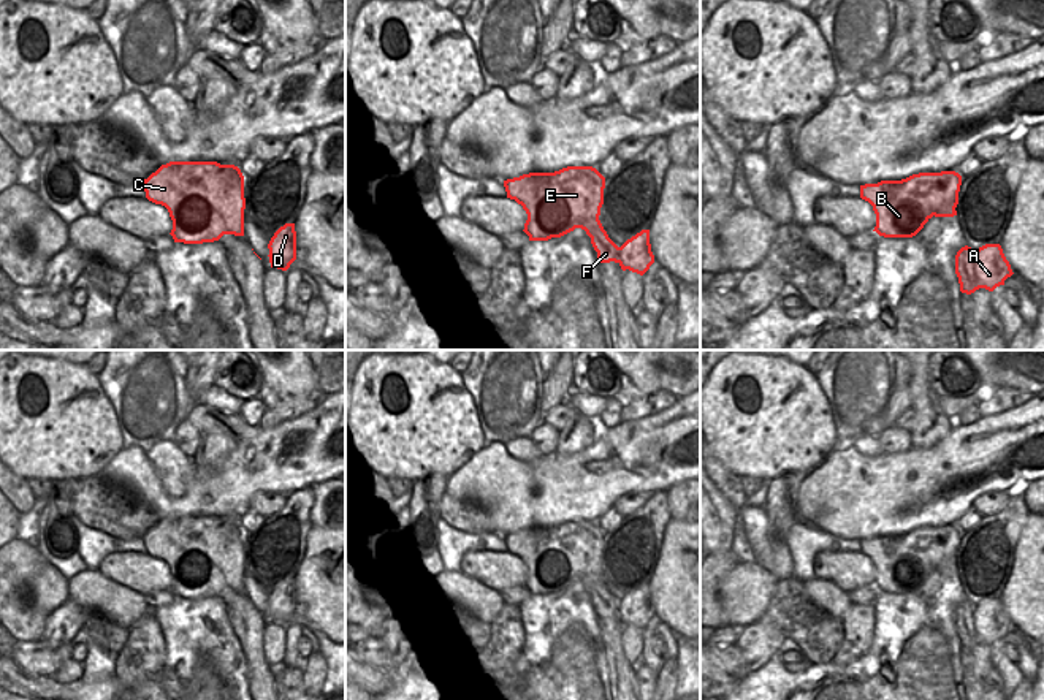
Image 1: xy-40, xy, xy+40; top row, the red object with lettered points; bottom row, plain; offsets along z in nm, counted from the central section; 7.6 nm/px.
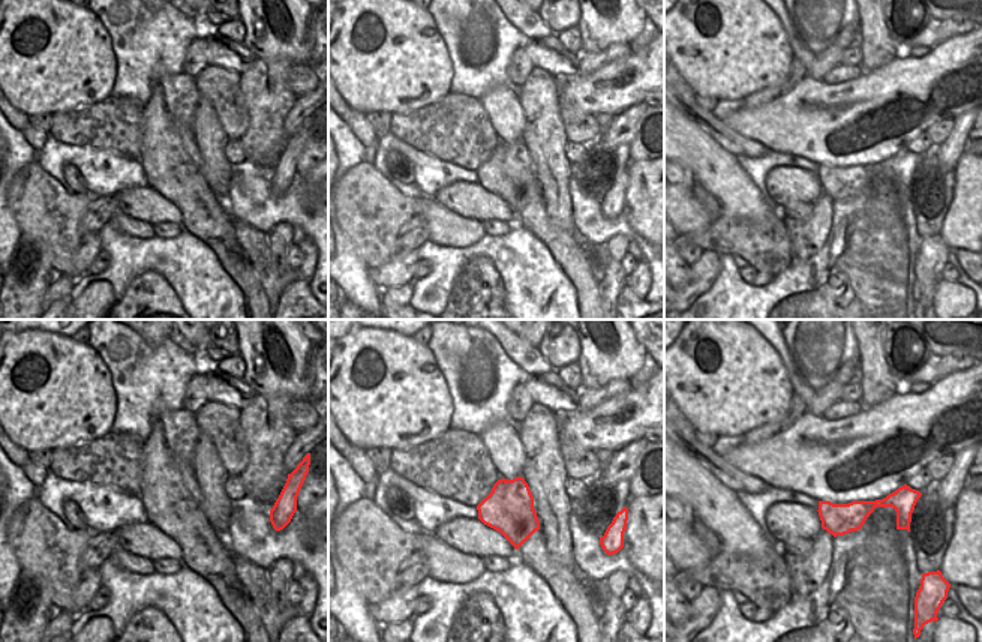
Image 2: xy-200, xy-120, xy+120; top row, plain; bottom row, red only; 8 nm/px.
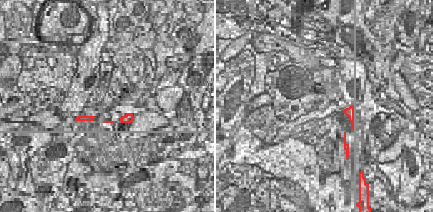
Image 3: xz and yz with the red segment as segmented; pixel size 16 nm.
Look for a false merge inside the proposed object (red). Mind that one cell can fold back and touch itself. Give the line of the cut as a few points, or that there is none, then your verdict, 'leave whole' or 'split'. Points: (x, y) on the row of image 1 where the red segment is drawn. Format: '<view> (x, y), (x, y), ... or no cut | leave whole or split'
no cut | leave whole

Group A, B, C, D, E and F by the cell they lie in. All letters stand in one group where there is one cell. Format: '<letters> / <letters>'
A B C D E F

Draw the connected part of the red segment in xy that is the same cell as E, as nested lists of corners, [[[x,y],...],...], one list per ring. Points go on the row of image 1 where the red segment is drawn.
[[[567,166],[554,173],[529,173],[504,181],[507,198],[528,214],[529,241],[561,238],[581,228],[591,238],[600,263],[615,261],[623,271],[643,276],[654,263],[650,230],[642,230],[618,247],[604,230],[599,215],[605,177],[592,166]]]

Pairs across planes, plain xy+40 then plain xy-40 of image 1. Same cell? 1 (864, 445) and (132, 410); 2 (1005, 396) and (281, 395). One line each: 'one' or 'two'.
1: two
2: two

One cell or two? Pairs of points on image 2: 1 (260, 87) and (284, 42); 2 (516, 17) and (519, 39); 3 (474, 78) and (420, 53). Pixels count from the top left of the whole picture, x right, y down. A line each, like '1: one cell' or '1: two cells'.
1: two cells
2: two cells
3: two cells

